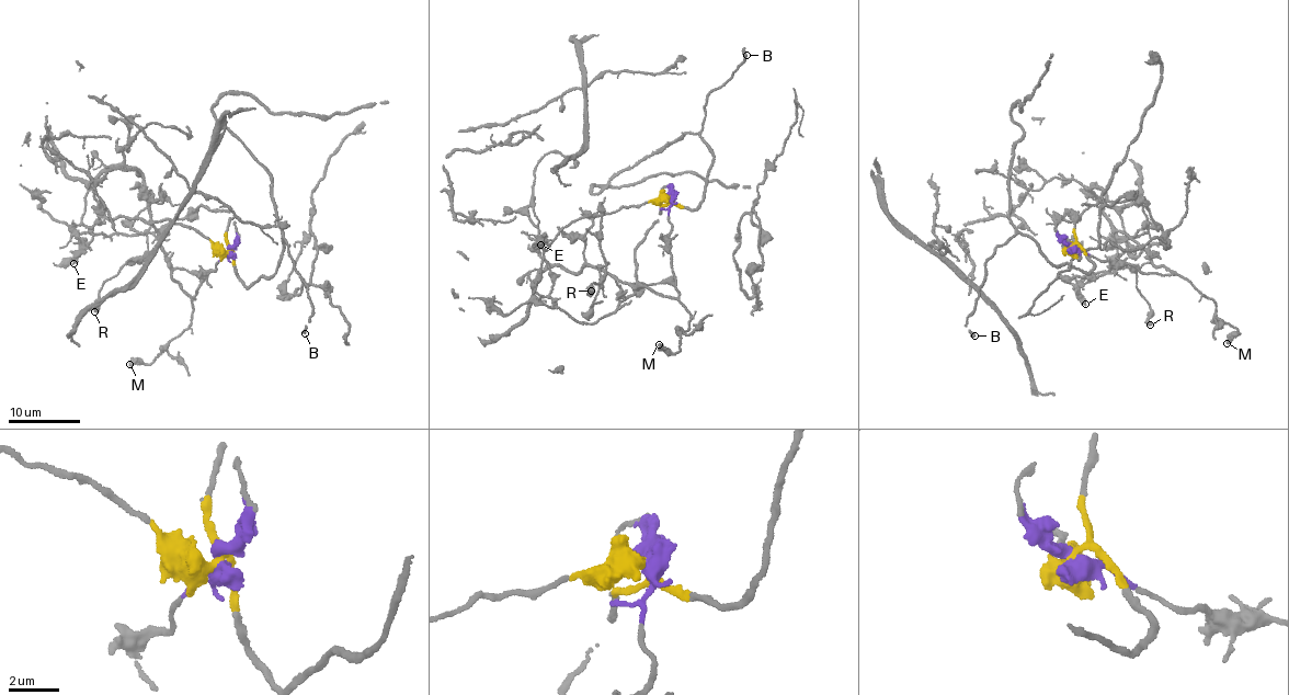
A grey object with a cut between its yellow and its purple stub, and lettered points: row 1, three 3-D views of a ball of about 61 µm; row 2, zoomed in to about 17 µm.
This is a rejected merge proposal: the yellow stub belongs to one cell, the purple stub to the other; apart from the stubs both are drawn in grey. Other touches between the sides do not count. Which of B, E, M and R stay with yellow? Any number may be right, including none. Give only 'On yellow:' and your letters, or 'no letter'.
On yellow: B

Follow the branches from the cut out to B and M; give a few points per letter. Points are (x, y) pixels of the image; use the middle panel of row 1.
B: (670, 198), (693, 209), (705, 198), (713, 157), (700, 130), (709, 93), (745, 60), (743, 48), (746, 54)
M: (670, 198), (672, 265), (679, 302), (691, 317), (676, 353), (666, 352), (658, 343)

